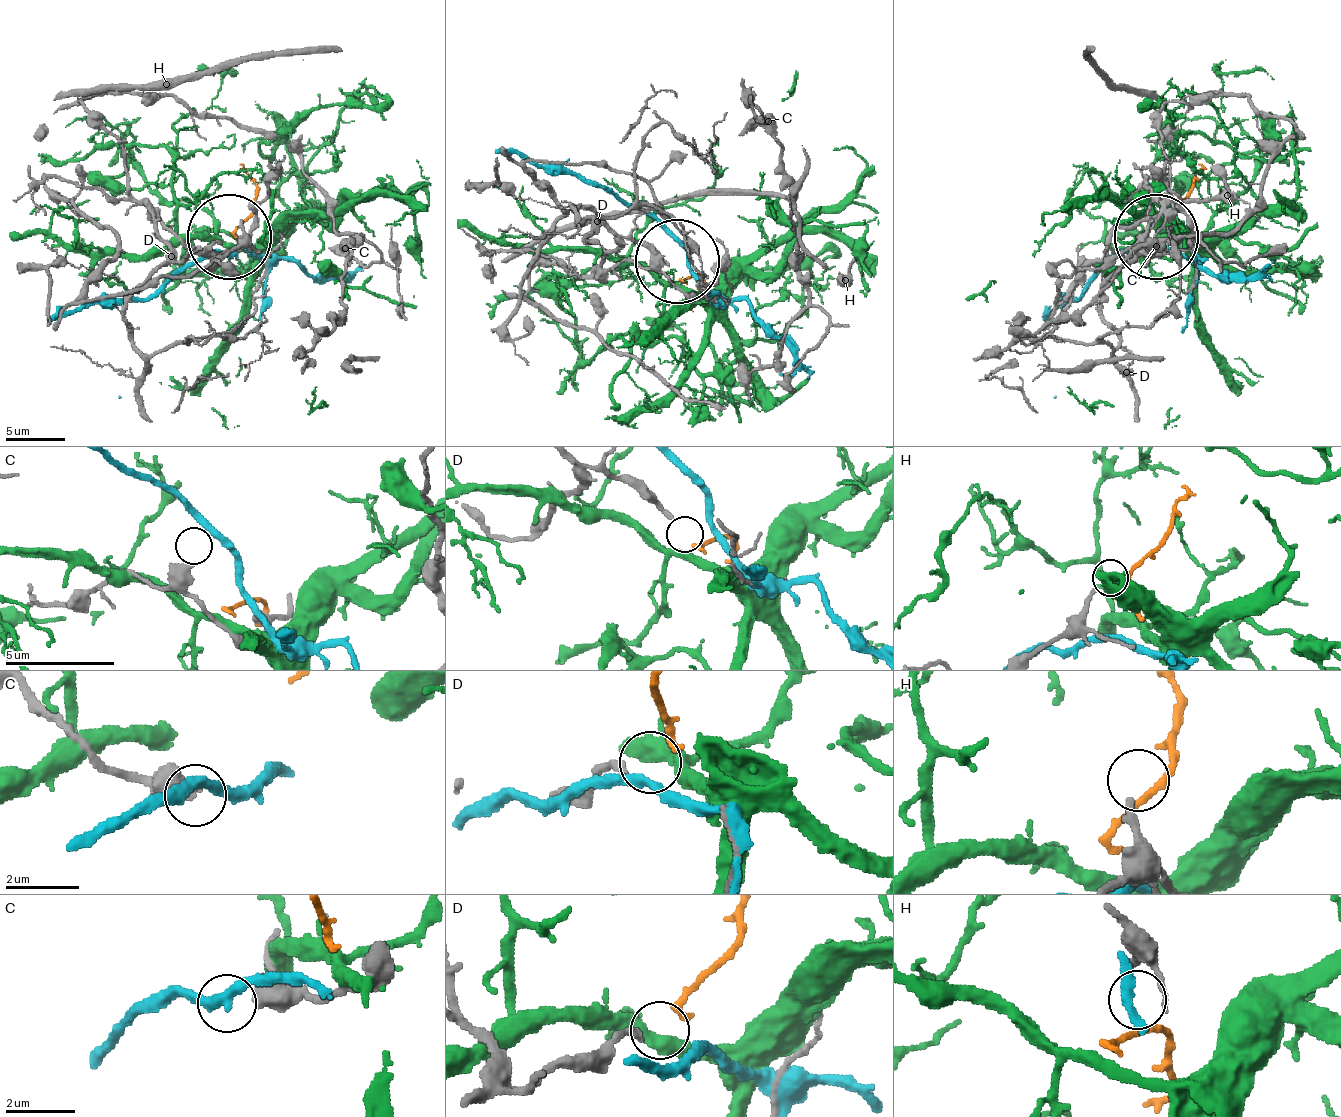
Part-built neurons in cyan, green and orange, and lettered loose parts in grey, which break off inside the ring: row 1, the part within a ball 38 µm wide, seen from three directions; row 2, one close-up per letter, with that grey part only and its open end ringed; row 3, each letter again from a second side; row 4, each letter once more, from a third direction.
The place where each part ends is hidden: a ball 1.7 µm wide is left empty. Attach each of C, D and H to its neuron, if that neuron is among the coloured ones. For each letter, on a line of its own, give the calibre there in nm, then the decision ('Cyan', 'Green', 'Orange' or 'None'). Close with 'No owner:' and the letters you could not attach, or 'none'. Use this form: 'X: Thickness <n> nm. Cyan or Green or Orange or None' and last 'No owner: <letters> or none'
C: Thickness 650 nm. None
D: Thickness 190 nm. Orange
H: Thickness 200 nm. None
No owner: C, H

